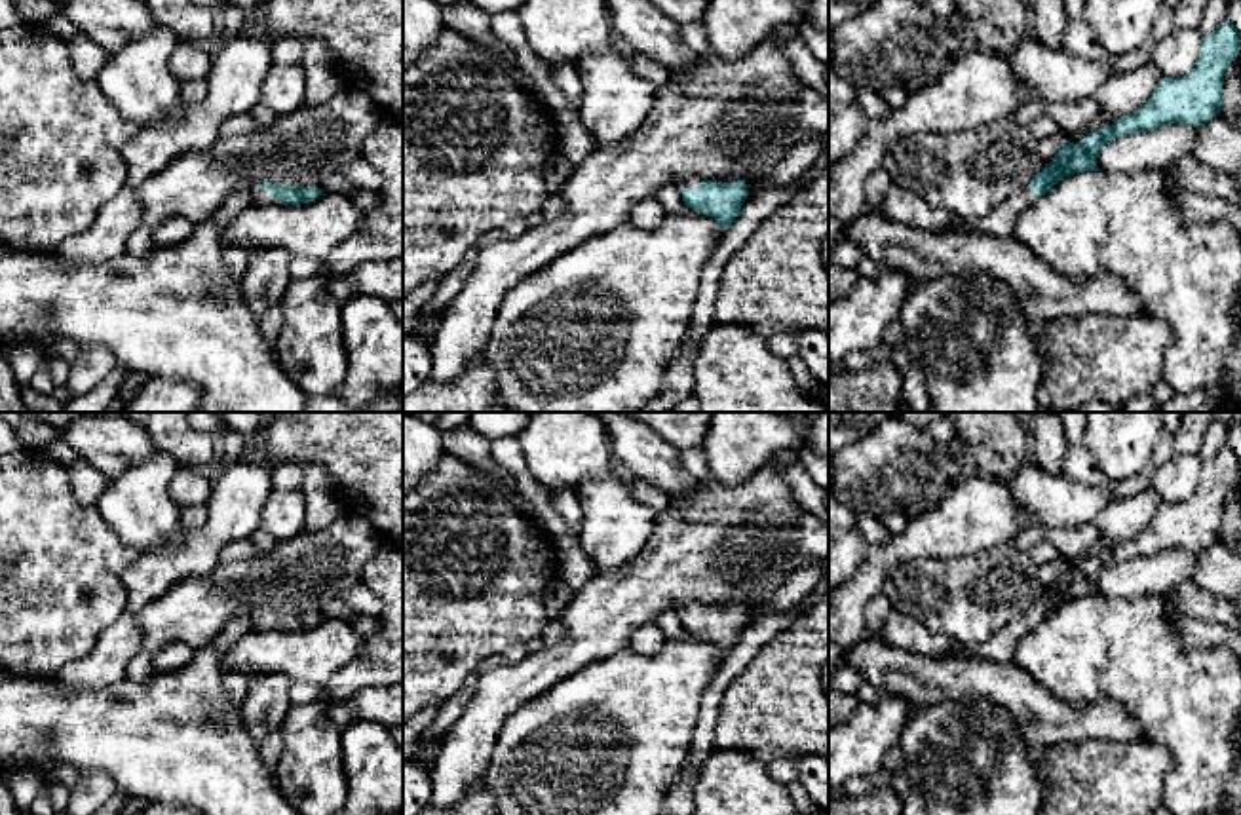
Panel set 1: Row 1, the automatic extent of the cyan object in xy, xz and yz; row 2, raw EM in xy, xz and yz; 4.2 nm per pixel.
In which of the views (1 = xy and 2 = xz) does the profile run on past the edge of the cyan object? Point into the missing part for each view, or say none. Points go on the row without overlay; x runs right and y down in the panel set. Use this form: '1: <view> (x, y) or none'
1: xy (259, 622)
2: xz (688, 606)

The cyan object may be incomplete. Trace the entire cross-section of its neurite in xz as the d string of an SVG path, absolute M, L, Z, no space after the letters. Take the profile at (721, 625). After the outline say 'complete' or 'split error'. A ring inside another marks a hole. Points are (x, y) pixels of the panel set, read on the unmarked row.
M690 600L680 604L677 614L686 633L713 642L722 657L732 652L747 625L747 610L739 604L734 608L716 608Z; split error

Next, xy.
M258 610L251 616L253 631L306 631L321 619L317 612Z; split error

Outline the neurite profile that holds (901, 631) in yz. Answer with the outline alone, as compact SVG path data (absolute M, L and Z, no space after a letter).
M899 610L889 612L882 636L889 646L922 657L945 657L958 648L950 636L929 631L922 621Z

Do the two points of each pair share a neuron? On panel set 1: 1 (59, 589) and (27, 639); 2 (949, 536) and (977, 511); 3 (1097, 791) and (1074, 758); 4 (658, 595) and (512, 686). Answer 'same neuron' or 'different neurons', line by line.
1: same neuron
2: same neuron
3: same neuron
4: same neuron

